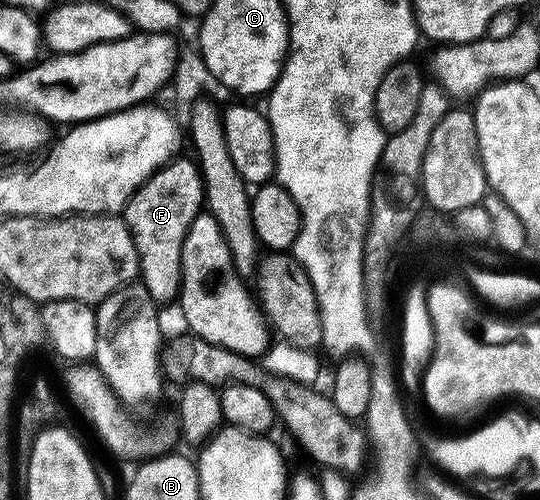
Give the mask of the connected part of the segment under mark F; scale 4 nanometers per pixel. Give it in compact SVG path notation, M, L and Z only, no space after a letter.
M172 159L139 187L127 201L127 229L139 255L139 276L155 300L174 301L179 295L179 266L185 234L204 207L203 178L194 159Z

